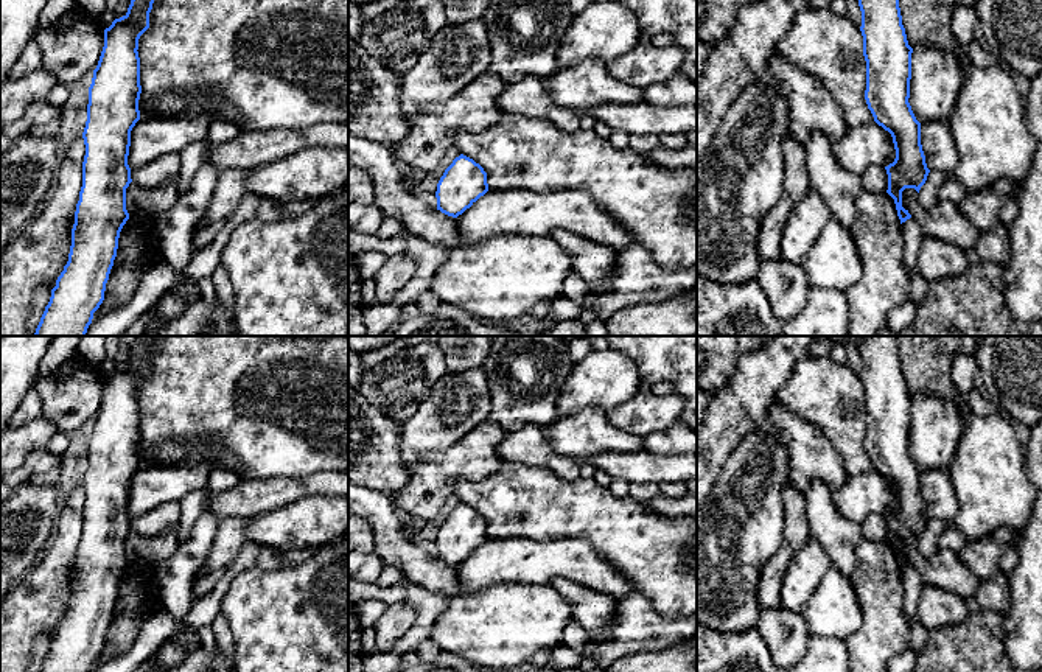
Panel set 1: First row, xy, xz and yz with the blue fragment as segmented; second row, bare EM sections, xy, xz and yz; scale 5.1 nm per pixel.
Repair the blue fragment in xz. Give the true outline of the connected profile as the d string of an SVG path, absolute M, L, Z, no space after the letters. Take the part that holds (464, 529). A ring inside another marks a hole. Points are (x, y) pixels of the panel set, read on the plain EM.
M463 502L445 518L435 546L437 558L457 568L460 593L476 593L498 583L549 585L555 577L616 599L633 593L628 579L589 541L490 538L484 516Z

